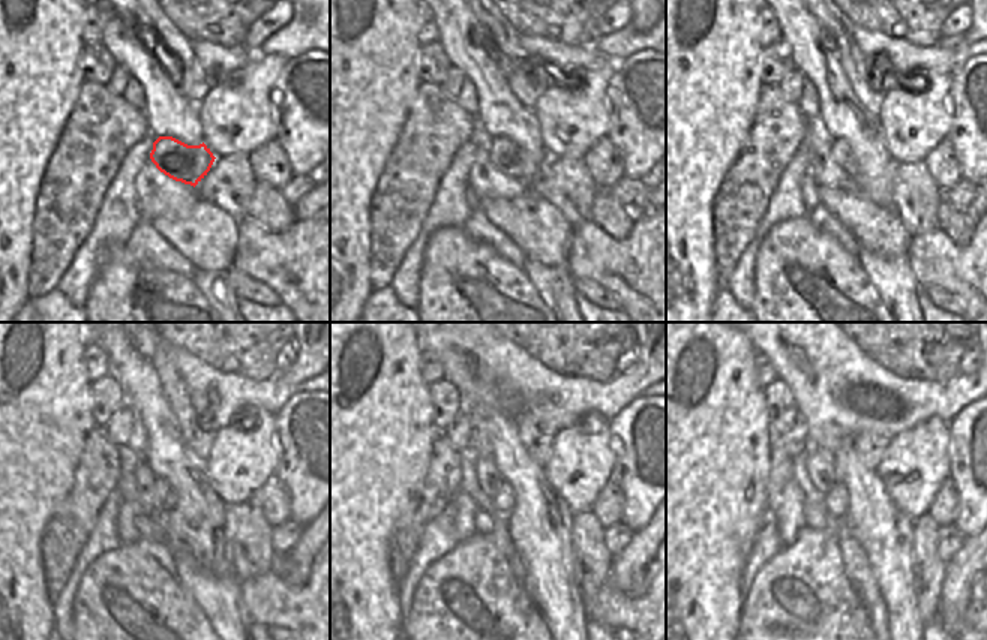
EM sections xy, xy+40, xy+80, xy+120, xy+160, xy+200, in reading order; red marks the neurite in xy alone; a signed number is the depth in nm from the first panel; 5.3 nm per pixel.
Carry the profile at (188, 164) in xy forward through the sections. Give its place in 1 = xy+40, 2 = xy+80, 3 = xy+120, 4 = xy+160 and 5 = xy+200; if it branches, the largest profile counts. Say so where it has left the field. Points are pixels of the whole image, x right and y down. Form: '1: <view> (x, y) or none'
1: xy+40 (506, 156)
2: xy+80 (842, 155)
3: xy+120 (165, 493)
4: xy+160 (503, 502)
5: xy+200 (836, 501)

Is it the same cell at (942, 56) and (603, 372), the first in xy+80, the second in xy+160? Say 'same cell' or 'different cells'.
different cells

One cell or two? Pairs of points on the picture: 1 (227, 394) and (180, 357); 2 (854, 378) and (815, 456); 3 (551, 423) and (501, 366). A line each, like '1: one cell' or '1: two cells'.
1: one cell
2: two cells
3: one cell

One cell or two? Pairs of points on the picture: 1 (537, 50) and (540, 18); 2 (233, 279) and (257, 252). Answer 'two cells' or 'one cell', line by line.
1: two cells
2: two cells

